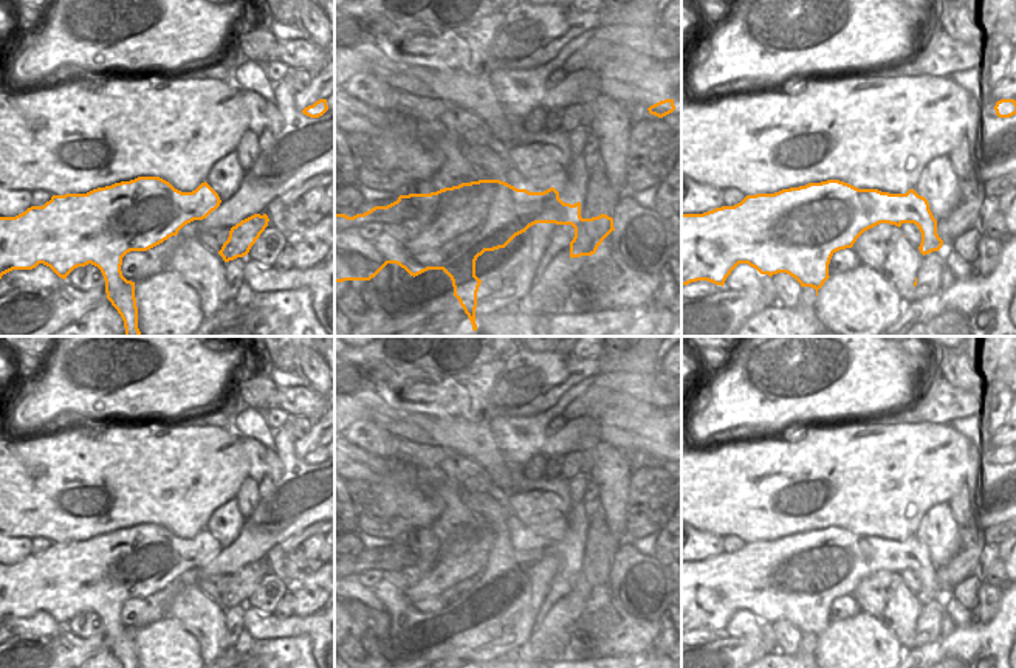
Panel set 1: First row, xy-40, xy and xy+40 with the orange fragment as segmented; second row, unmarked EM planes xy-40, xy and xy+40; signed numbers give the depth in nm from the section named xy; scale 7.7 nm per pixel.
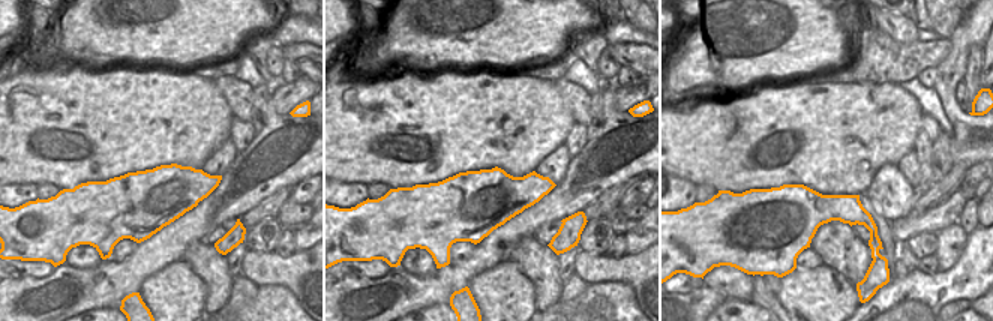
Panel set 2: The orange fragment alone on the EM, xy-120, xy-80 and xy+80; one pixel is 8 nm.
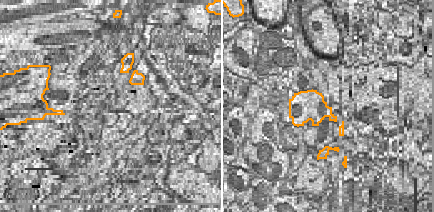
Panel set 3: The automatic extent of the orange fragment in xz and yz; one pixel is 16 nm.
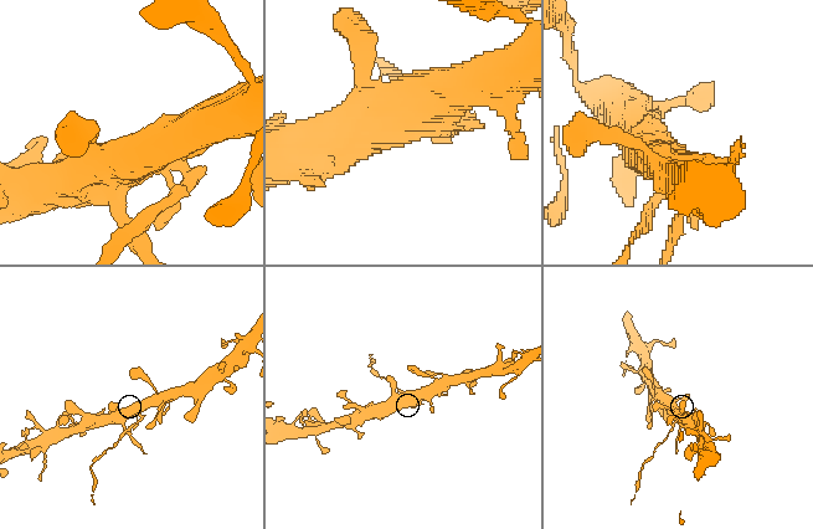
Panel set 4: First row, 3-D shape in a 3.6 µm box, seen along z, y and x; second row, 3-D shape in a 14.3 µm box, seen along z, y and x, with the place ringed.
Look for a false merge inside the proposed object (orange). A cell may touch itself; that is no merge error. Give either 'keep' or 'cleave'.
cleave

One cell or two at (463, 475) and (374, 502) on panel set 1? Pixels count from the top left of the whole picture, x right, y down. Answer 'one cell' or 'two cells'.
one cell

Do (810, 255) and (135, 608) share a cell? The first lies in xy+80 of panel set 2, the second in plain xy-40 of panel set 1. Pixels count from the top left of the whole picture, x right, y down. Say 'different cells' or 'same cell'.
same cell

